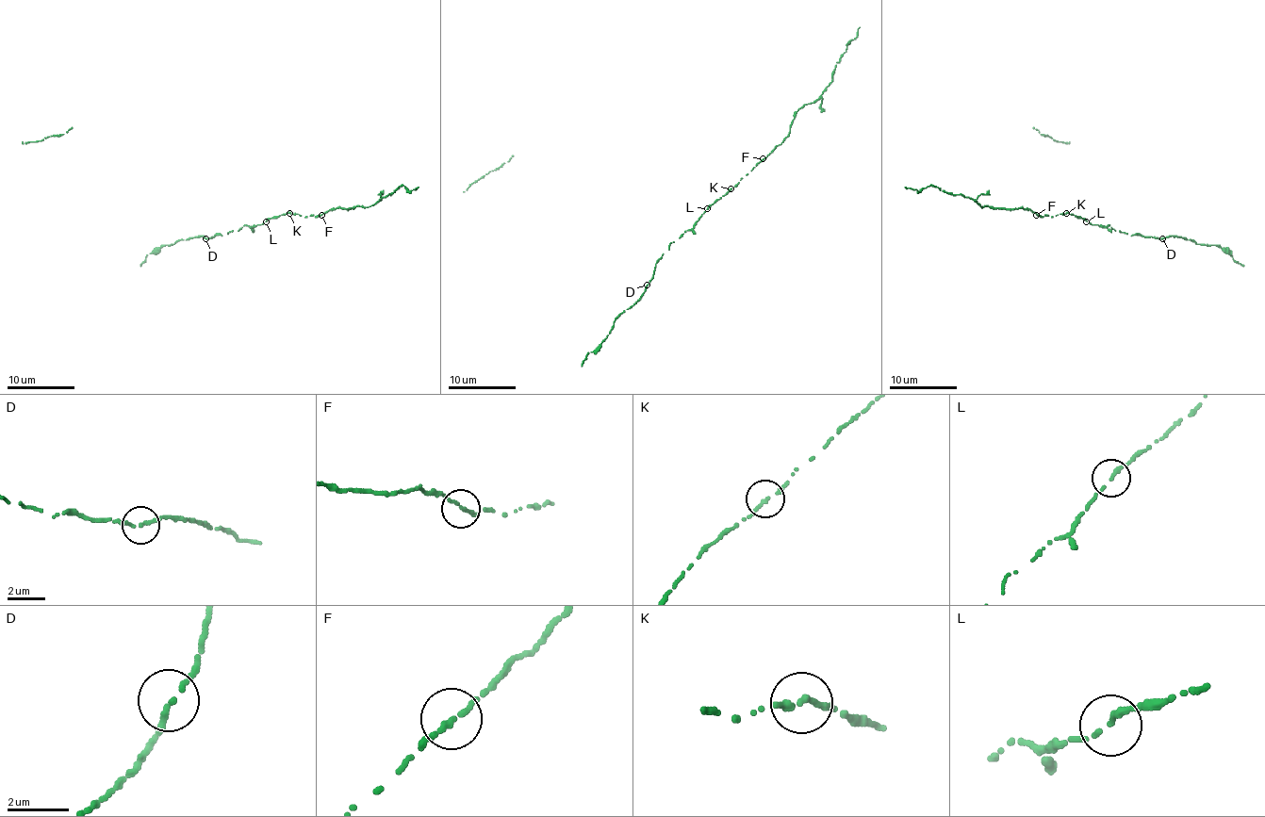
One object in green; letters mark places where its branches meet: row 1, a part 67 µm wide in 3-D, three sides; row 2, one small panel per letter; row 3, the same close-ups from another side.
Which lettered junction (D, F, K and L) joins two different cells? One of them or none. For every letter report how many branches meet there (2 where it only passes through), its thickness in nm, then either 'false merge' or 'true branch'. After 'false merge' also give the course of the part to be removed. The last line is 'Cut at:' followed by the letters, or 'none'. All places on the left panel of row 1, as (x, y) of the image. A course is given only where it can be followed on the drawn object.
D: 2 | 180 nm | true branch
F: 2 | 180 nm | true branch
K: 2 | 190 nm | true branch
L: 2 | 180 nm | true branch
Cut at: none

